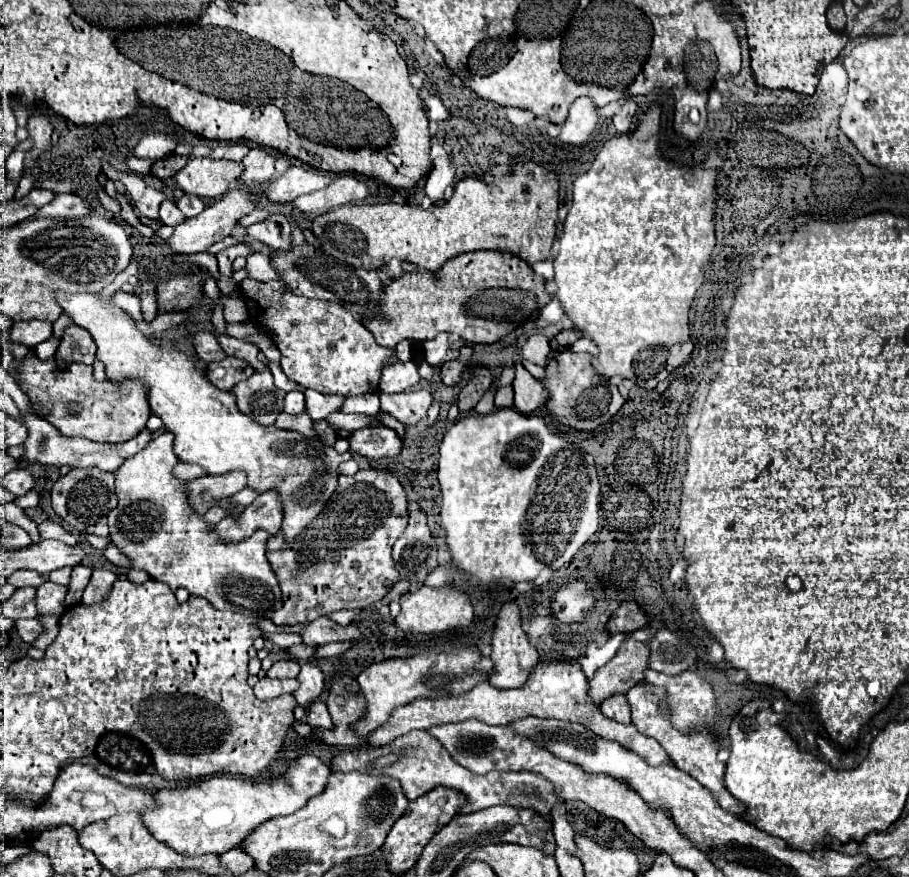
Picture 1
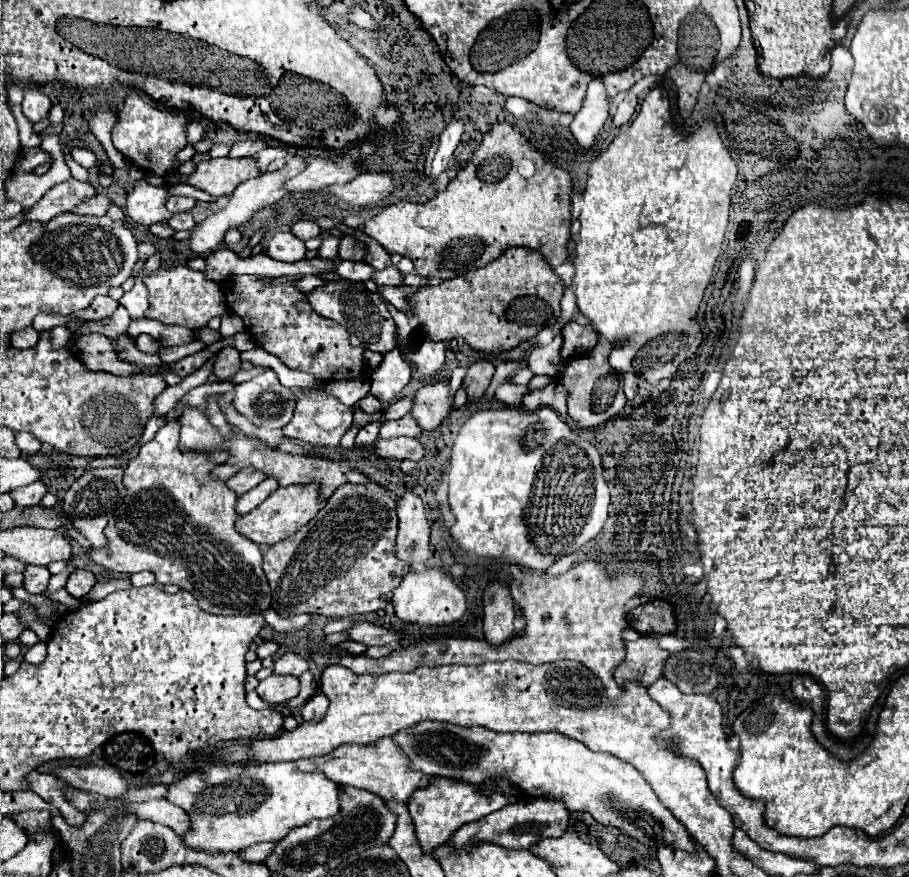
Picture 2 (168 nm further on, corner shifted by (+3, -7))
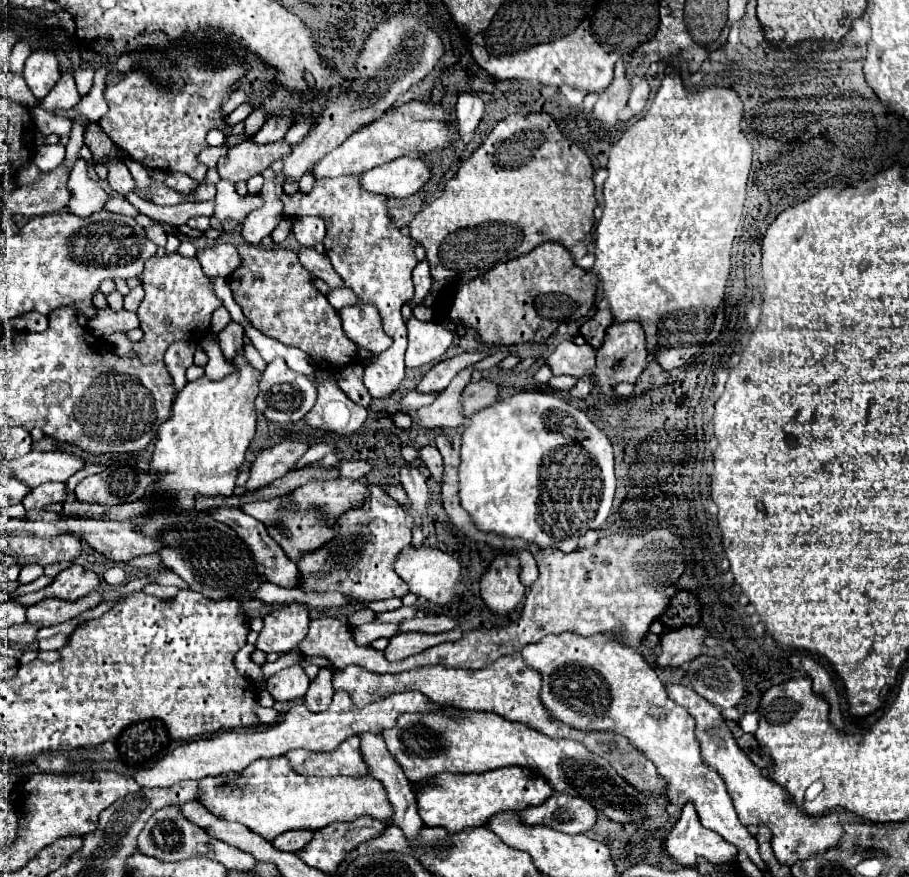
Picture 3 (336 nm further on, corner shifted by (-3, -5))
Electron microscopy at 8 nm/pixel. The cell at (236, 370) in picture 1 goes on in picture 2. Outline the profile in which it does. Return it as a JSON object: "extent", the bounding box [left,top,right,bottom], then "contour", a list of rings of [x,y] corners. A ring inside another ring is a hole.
{"extent":[214,346,240,382],"contour":[[[226,346],[222,348],[218,354],[216,354],[216,360],[214,360],[214,374],[218,376],[220,382],[228,380],[230,376],[234,376],[238,370],[240,370],[240,352],[232,346]]]}

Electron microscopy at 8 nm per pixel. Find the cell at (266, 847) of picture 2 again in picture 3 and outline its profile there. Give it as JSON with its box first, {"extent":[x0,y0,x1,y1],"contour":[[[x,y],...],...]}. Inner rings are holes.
{"extent":[272,830,312,852],"contour":[[[298,830],[298,832],[290,832],[290,834],[280,834],[272,844],[276,850],[284,850],[284,852],[298,852],[306,842],[308,838],[312,836],[312,832],[308,830]]]}

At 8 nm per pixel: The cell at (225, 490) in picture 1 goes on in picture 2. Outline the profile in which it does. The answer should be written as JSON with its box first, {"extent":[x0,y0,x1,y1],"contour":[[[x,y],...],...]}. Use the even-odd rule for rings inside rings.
{"extent":[226,468,264,496],"contour":[[[242,468],[236,476],[232,476],[230,480],[226,480],[228,488],[234,490],[238,496],[242,496],[244,492],[252,490],[254,486],[258,486],[262,480],[264,480],[264,472],[256,470],[256,468]]]}

